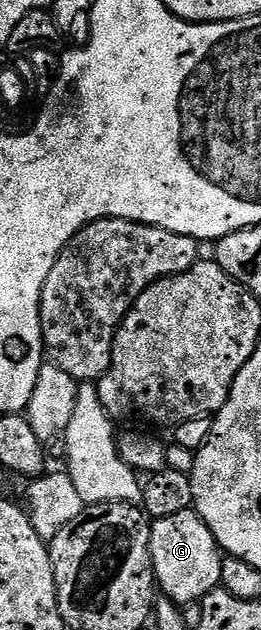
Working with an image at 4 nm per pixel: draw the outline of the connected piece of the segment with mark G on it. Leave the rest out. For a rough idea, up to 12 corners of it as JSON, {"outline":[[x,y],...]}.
{"outline":[[194,509],[151,523],[158,590],[202,601],[221,584],[221,554]]}

